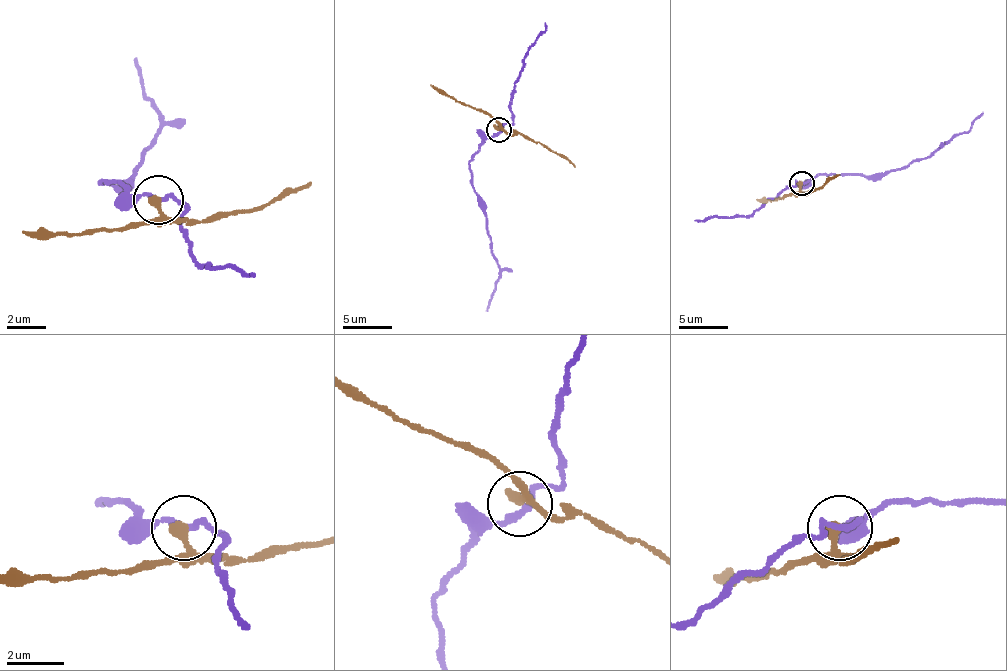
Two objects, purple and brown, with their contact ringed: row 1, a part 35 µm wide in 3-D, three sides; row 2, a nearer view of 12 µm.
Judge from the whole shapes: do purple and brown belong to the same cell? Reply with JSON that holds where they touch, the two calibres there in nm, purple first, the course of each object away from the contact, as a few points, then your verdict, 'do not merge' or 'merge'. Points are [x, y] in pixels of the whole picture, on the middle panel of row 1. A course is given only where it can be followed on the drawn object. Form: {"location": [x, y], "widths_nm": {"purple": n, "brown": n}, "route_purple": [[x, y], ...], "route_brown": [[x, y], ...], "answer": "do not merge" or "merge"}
{"location": [498, 130], "widths_nm": {"purple": 200, "brown": 360}, "route_purple": [[500, 130], [488, 135], [471, 162], [471, 184], [485, 216], [485, 229], [500, 273], [488, 310]], "route_brown": [[498, 130], [525, 135], [562, 155], [574, 167]], "answer": "do not merge"}

